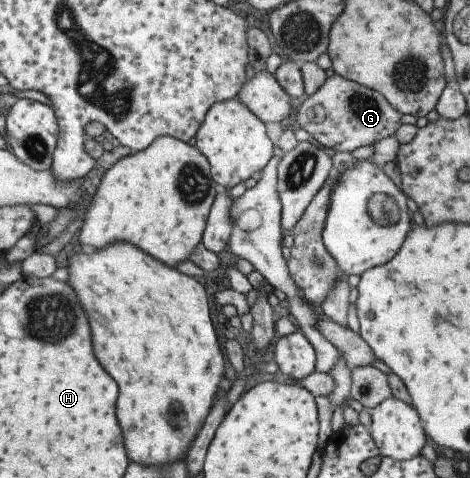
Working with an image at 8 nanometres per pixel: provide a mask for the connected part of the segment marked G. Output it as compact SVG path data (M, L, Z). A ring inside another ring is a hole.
M337 74L326 77L310 96L304 97L295 115L297 126L306 130L318 145L349 153L394 135L401 125L400 118L401 113L376 91Z

